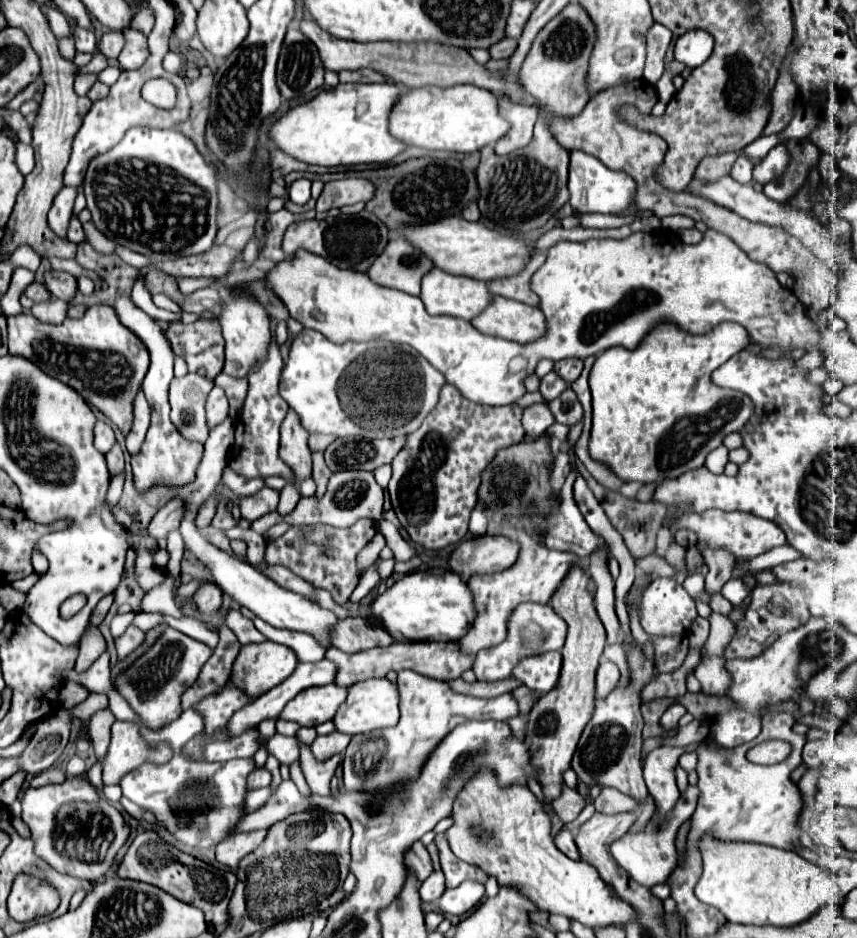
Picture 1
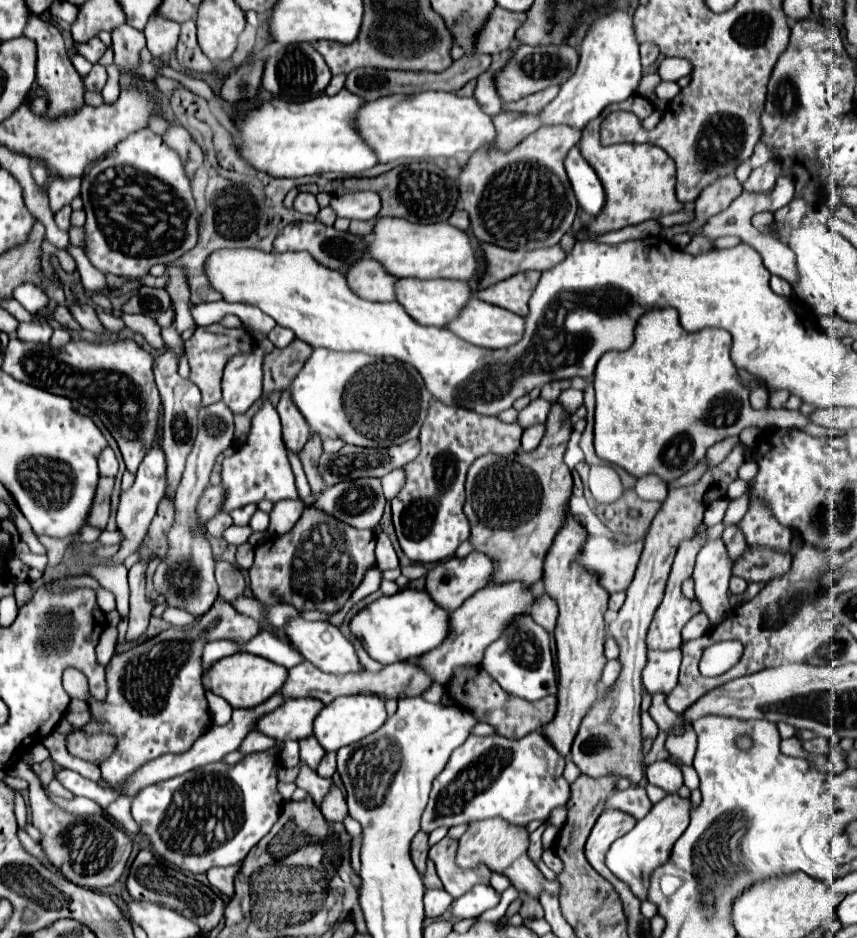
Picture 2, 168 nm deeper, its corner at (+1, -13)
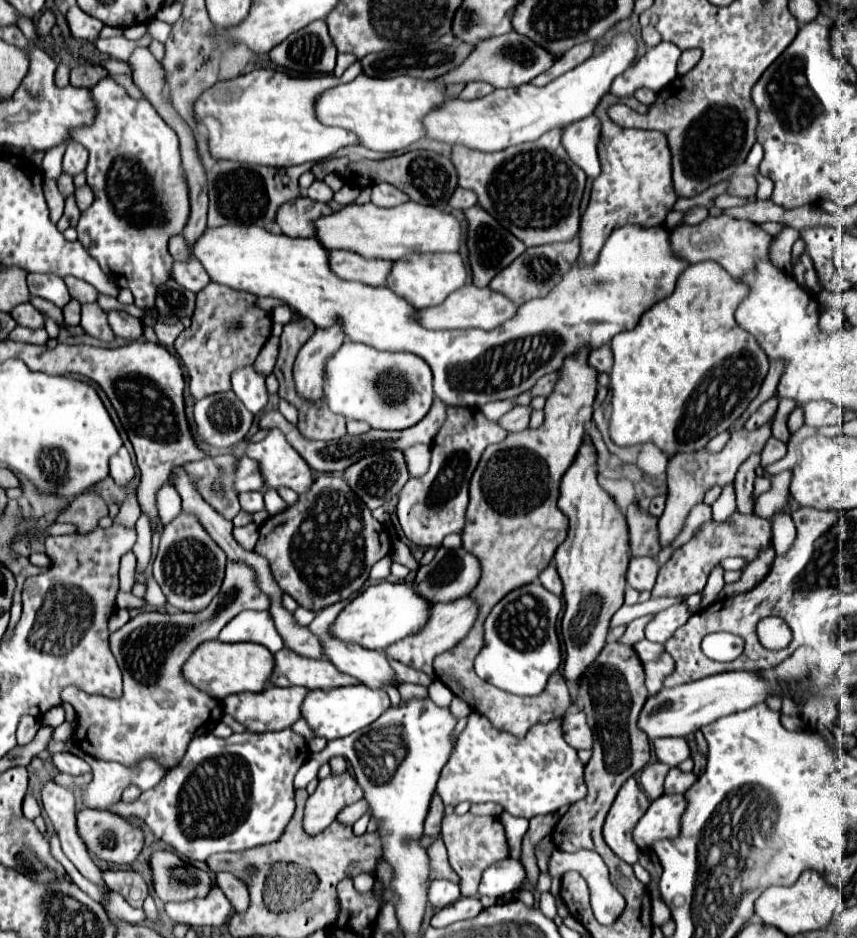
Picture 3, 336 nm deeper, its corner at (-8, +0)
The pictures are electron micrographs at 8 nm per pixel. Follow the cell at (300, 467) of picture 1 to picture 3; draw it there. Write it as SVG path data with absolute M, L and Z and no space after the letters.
M327 327L317 329L311 339L301 347L293 367L293 377L297 393L303 399L321 399L325 381L325 359L329 359L329 355L335 355L343 341L345 333L341 331L341 327Z

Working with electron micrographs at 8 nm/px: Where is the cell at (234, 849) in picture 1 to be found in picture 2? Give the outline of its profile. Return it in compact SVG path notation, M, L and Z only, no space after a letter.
M234 864L228 868L210 868L206 872L206 876L214 888L224 892L226 896L232 896L234 894L234 876L238 870L240 870L240 864Z

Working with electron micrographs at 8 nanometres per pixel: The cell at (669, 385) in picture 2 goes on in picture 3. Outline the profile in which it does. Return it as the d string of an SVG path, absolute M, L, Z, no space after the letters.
M695 263L679 275L677 287L667 299L645 311L633 331L613 337L615 365L609 375L613 393L609 433L617 445L627 447L651 441L669 457L681 451L699 451L743 415L759 393L769 369L765 351L761 351L759 343L745 329L737 327L733 317L747 293L749 287L731 277L719 263Z

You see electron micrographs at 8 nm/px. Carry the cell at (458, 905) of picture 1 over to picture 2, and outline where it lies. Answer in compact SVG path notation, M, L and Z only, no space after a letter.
M478 884L468 894L456 898L450 906L450 912L454 918L460 918L460 920L474 918L474 916L480 916L482 912L486 912L488 908L496 906L498 900L500 900L500 894L492 886Z

